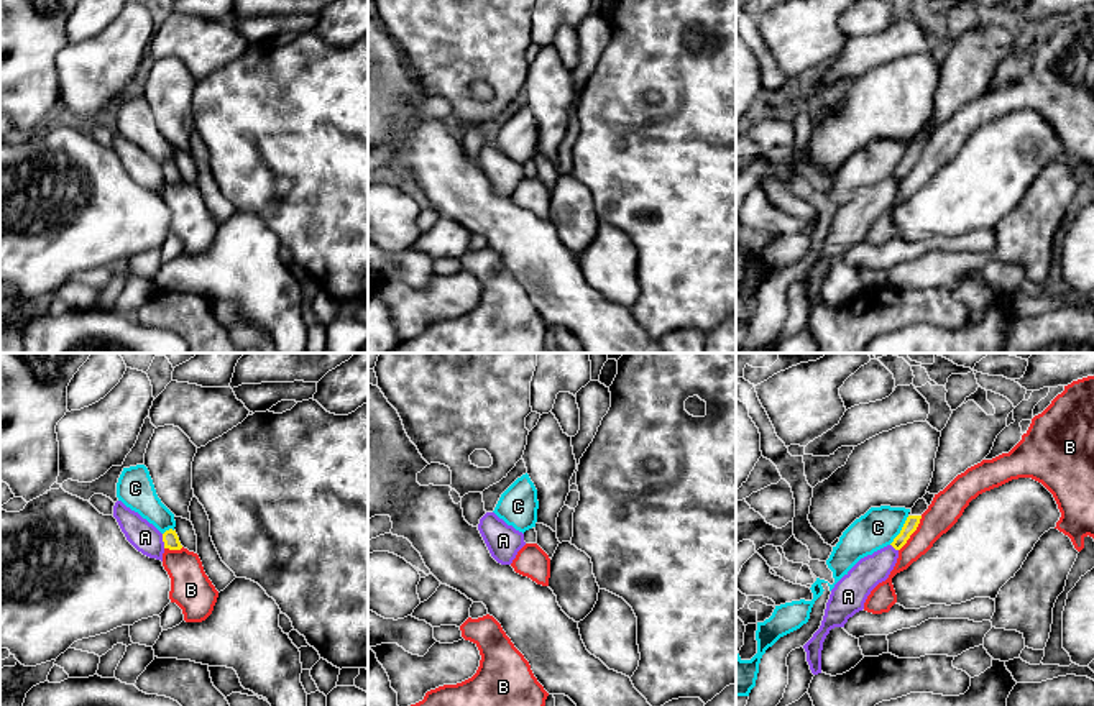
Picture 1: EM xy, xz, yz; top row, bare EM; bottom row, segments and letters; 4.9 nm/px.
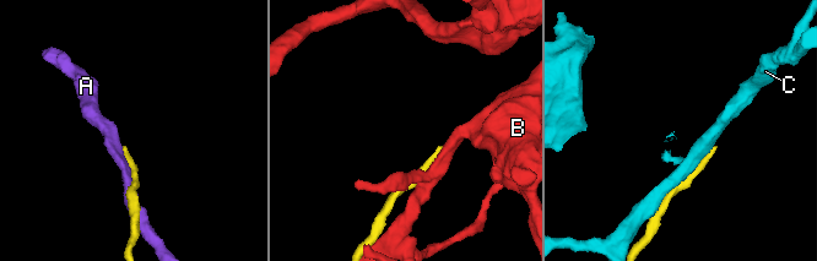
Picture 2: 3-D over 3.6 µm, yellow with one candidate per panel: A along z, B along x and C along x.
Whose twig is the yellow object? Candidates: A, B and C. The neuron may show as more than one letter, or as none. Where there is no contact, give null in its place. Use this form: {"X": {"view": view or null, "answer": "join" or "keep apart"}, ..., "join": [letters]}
{"A": {"view": "xy", "answer": "keep apart"}, "B": {"view": "yz", "answer": "keep apart"}, "C": {"view": "yz", "answer": "keep apart"}, "join": []}

